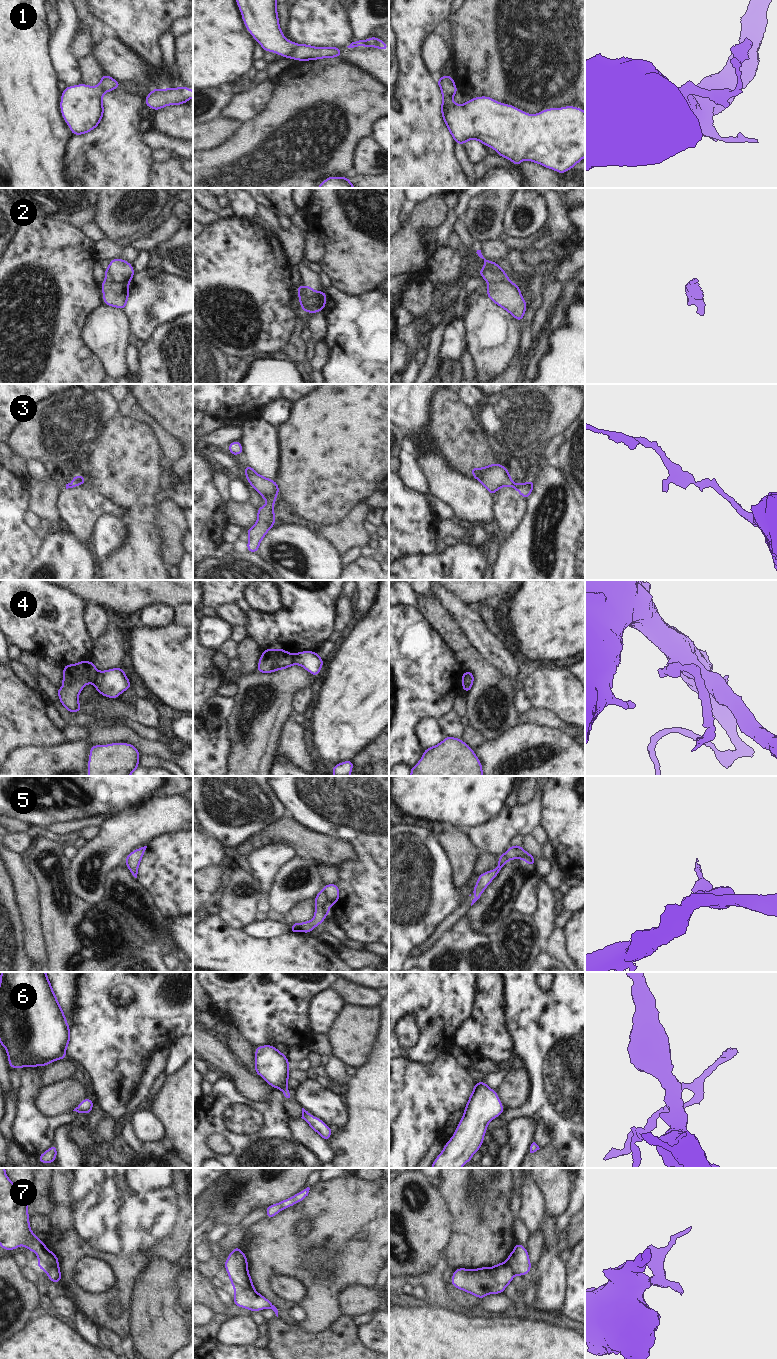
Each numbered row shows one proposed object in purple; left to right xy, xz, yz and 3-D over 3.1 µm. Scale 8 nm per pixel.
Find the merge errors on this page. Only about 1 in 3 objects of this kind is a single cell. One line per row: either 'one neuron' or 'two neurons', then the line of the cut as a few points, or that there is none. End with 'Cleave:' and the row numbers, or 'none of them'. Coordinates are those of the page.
1: two neurons; cut xz (298, 44), (288, 57)
2: two neurons; cut xz (303, 286), (323, 309)
3: one neuron; cut none
4: two neurons; cut xy (98, 671), (93, 684)
5: two neurons; cut xz (323, 888), (330, 905)
6: one neuron; cut none
7: two neurons; cut xz (234, 1288), (253, 1289)
Cleave: 1, 2, 4, 5, 7

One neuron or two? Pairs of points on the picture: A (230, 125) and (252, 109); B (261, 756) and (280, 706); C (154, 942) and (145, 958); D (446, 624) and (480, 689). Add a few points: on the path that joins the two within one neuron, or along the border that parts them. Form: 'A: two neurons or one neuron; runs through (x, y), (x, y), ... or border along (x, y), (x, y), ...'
A: two neurons; border along (221, 116), (235, 118), (243, 123)
B: one neuron; runs through (261, 744), (261, 725), (268, 718)
C: two neurons; border along (148, 948), (162, 956)
D: one neuron; runs through (457, 640), (463, 650), (480, 667), (480, 673)

